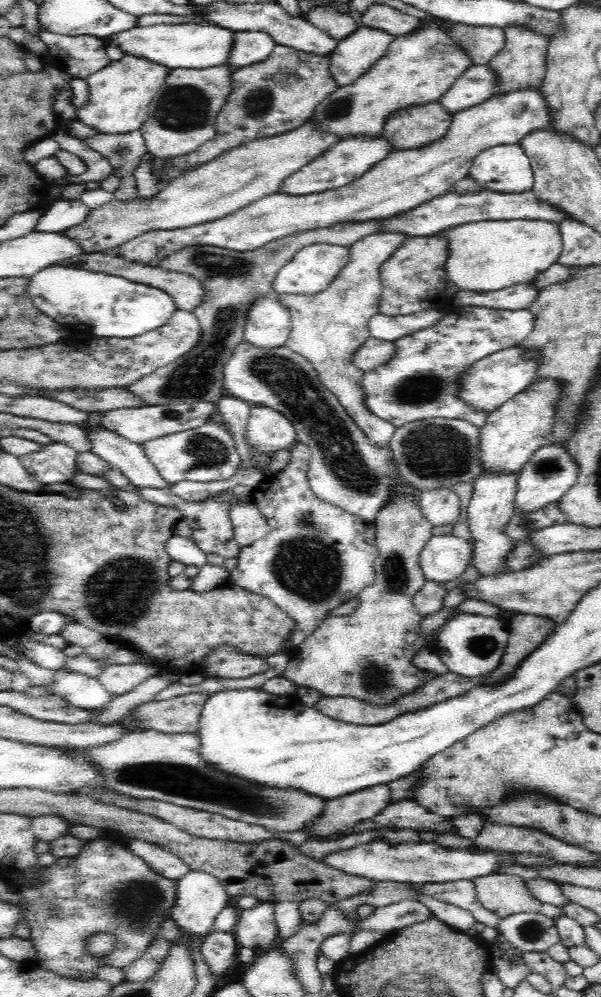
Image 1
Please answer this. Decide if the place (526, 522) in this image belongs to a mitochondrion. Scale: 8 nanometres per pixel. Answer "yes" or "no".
yes

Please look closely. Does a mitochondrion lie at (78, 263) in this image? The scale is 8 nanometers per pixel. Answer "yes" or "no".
no

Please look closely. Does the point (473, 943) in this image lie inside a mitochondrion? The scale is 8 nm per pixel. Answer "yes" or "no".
no

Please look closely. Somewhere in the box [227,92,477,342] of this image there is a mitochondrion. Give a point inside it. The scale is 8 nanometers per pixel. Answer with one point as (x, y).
(338, 108)

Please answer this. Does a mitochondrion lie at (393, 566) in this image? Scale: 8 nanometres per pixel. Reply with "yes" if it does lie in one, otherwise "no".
yes

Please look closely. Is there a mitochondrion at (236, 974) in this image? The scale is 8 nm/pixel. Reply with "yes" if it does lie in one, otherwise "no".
no

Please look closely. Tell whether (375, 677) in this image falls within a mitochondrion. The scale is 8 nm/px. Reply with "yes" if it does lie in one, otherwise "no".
yes

